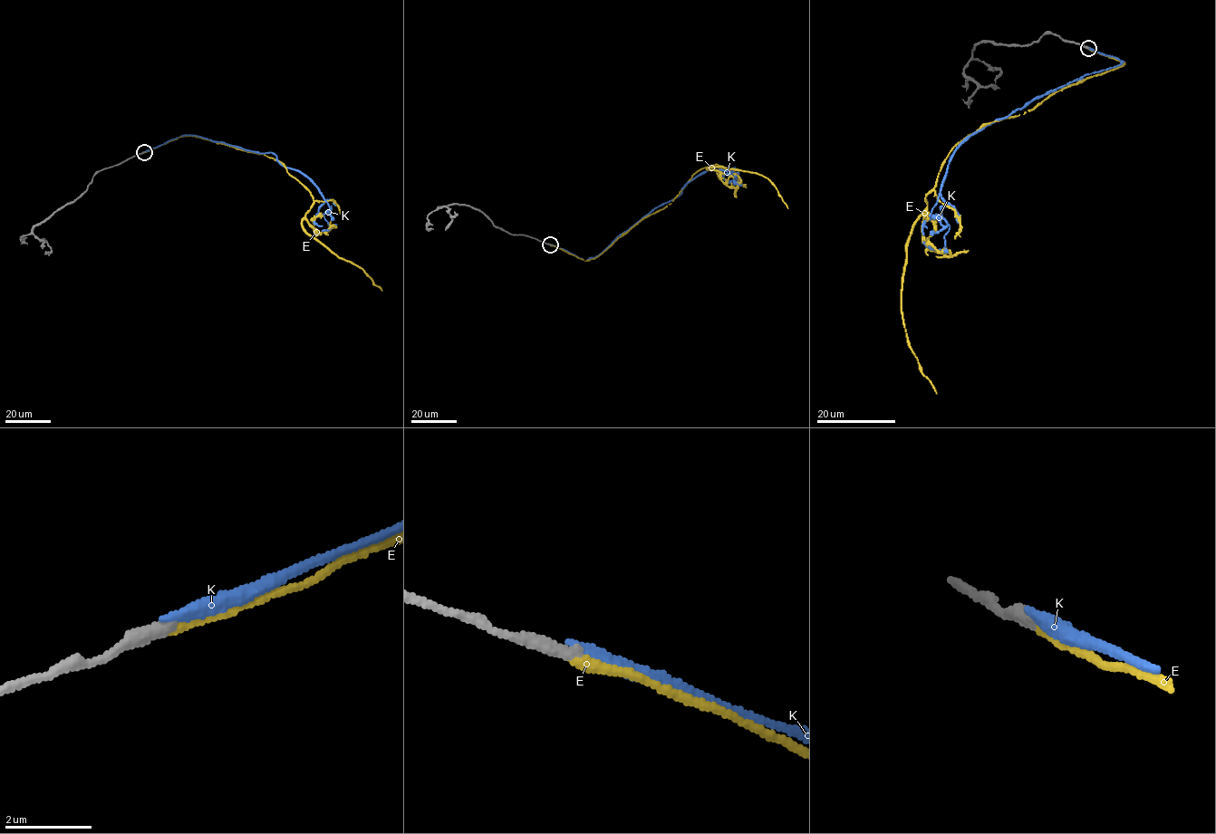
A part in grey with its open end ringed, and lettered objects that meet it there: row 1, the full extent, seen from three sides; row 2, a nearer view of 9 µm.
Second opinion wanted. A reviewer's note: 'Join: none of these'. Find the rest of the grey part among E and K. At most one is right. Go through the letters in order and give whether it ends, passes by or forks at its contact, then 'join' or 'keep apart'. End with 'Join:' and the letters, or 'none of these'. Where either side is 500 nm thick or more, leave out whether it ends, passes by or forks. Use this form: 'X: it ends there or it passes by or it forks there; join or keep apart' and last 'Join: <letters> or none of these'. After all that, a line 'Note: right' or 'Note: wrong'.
E: it ends there; join
K: it ends there; keep apart
Join: E
Note: wrong

